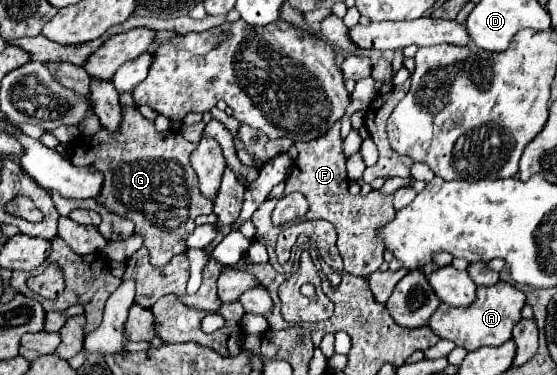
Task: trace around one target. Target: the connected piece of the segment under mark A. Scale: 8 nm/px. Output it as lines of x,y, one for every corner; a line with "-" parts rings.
499,281
491,287
479,287
477,301
471,307
457,309
449,307
447,303
441,303
441,307
431,315
429,327
441,339
449,339
459,347
465,347
467,351
479,349
483,345
503,345
505,341
511,339
511,331
515,323
521,319
523,305
525,305
525,295
513,285

